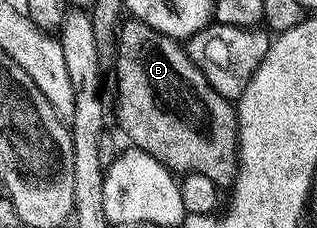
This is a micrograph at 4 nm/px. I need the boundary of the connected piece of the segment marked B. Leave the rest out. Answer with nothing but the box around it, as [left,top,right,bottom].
[116,18,240,190]

